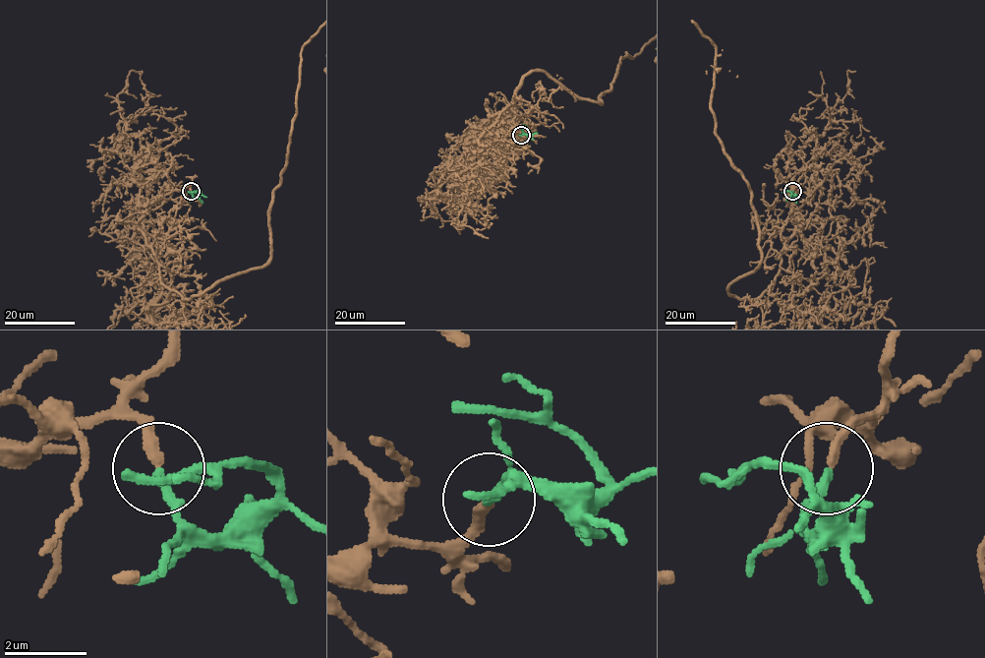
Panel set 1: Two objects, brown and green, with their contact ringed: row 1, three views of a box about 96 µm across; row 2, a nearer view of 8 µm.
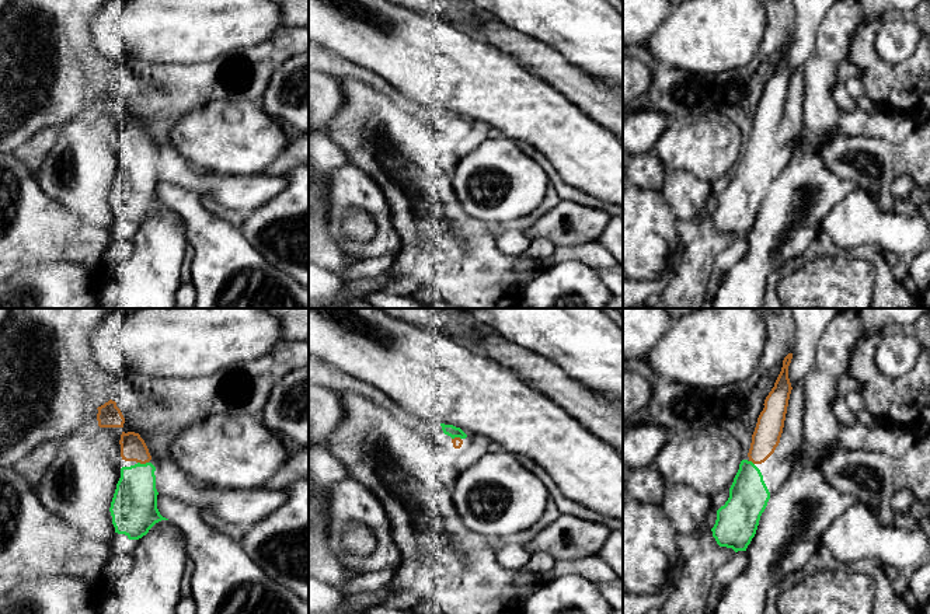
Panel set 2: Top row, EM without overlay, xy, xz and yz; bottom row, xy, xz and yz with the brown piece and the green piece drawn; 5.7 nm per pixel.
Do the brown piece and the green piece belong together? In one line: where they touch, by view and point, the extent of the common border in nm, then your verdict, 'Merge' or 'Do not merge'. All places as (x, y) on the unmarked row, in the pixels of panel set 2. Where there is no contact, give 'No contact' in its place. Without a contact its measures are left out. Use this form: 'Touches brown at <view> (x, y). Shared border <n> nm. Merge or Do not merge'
Touches brown at xy (143, 149). Shared border 60 nm. Merge

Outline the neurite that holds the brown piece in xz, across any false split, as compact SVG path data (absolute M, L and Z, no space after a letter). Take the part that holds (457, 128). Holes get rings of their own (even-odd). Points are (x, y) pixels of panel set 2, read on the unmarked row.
M440 109L440 112L443 119L452 123L453 133L460 135L467 121L460 114L453 111Z

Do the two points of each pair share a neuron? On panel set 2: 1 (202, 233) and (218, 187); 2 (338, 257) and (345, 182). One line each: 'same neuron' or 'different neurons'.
1: different neurons
2: different neurons

